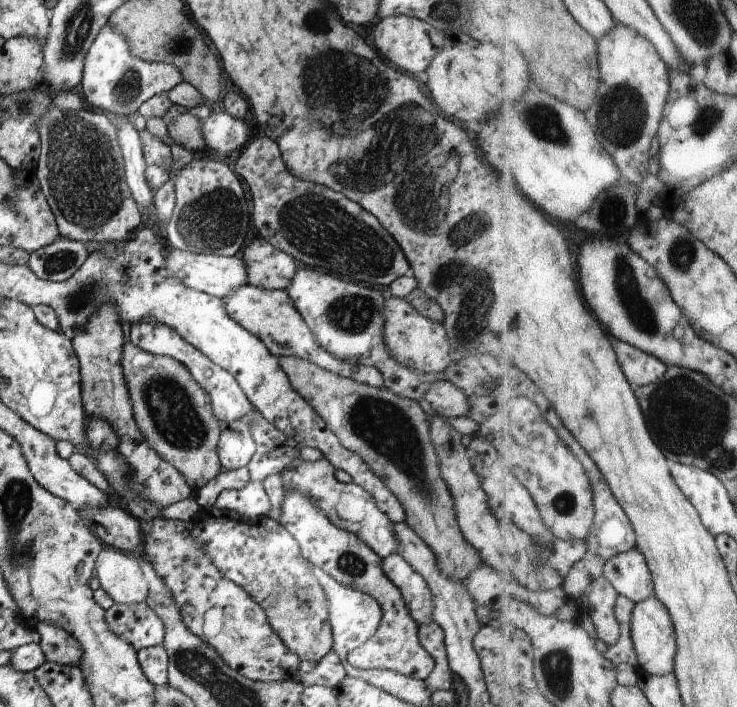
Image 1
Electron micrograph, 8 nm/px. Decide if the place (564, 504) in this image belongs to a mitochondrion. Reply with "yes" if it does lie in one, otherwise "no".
yes

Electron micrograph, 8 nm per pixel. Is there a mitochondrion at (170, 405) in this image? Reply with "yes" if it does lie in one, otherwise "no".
yes

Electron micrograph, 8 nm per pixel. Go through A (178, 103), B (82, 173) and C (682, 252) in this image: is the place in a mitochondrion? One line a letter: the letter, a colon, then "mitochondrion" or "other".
A: other
B: mitochondrion
C: mitochondrion

